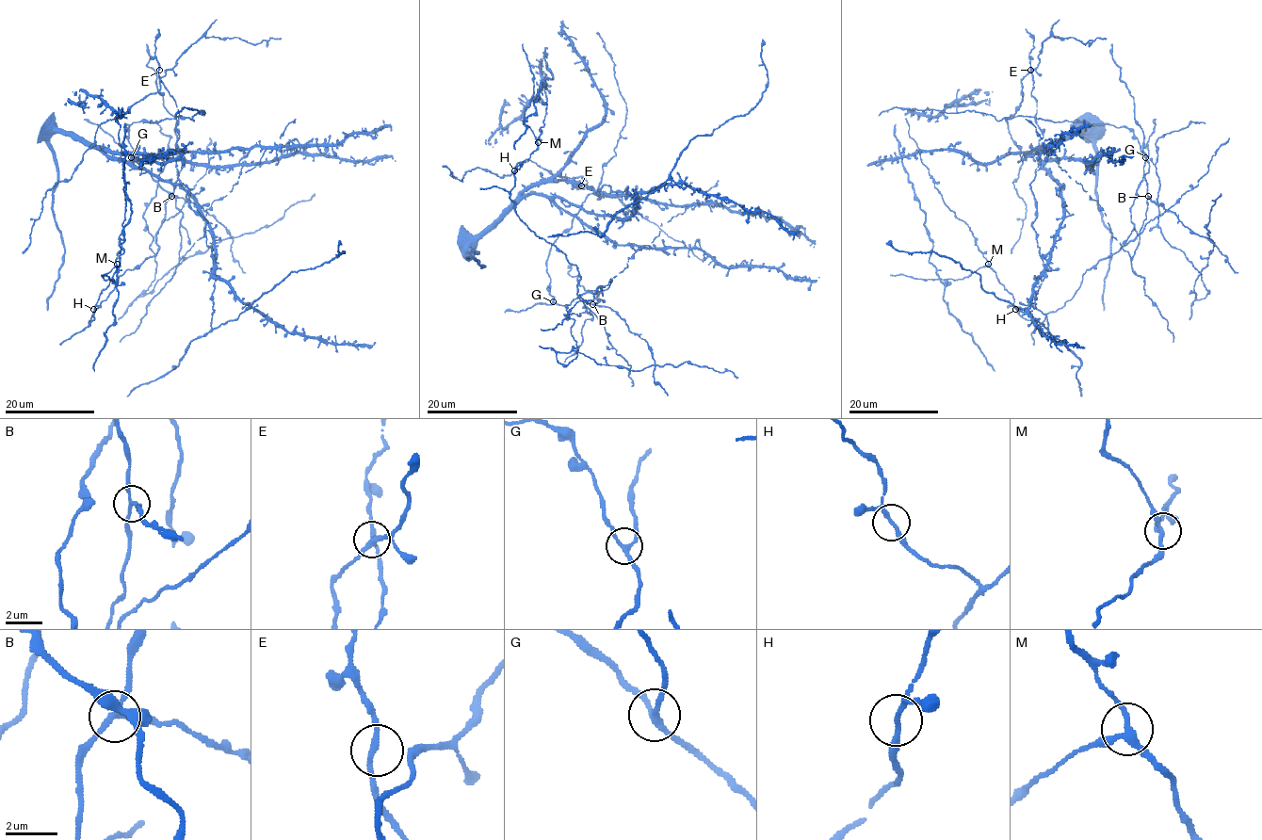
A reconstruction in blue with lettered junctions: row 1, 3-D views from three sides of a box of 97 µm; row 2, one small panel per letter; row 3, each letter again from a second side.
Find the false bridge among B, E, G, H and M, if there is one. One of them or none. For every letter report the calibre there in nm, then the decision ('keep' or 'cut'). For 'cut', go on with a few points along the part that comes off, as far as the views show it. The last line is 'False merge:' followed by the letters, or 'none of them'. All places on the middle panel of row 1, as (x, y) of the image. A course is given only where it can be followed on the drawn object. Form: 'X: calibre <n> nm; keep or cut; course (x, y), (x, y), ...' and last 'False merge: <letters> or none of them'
B: calibre 170 nm; cut; course (593, 304), (608, 307), (628, 329), (647, 344), (653, 356), (654, 381), (668, 395)
E: calibre 160 nm; keep
G: calibre 200 nm; keep
H: calibre 160 nm; keep
M: calibre 220 nm; keep
False merge: B

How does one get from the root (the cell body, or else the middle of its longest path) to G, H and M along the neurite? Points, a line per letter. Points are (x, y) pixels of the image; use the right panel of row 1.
G: (1142, 182), (1149, 171), (1145, 157)
H: (1142, 182), (1137, 194), (1148, 195), (1148, 209), (1138, 235), (1088, 269), (1073, 297), (1040, 324), (1016, 309)
M: (1142, 182), (1138, 235), (1040, 324), (1019, 314), (988, 264)

